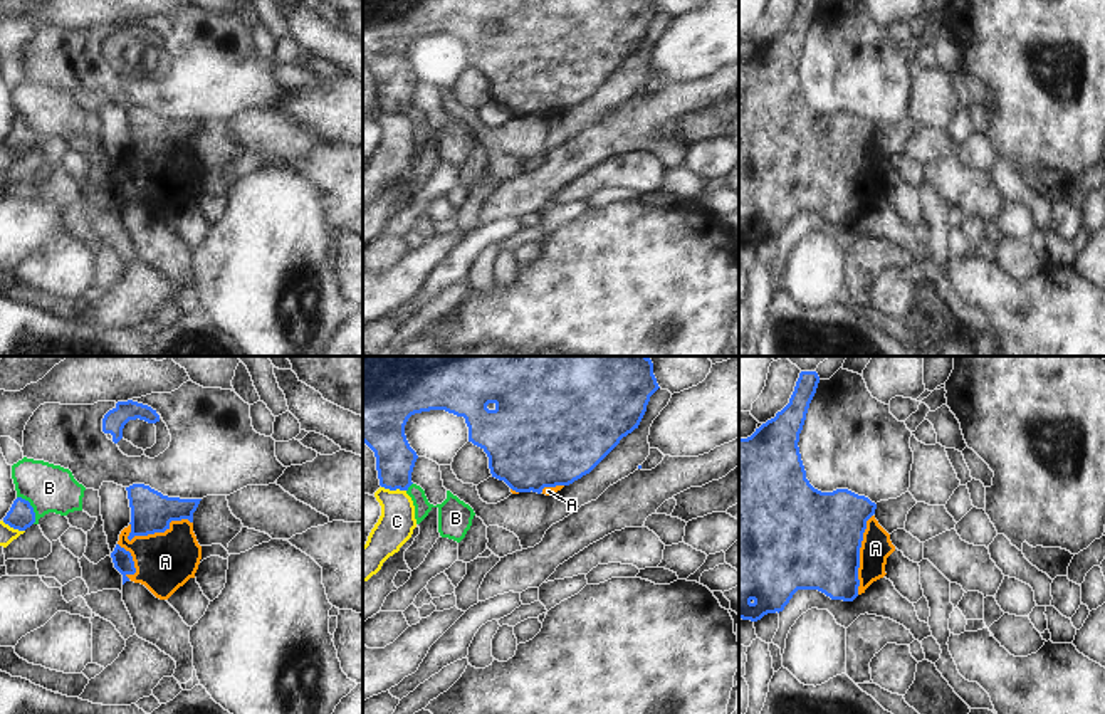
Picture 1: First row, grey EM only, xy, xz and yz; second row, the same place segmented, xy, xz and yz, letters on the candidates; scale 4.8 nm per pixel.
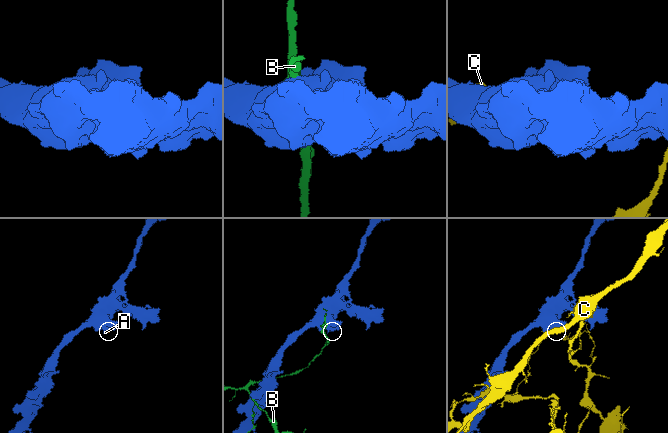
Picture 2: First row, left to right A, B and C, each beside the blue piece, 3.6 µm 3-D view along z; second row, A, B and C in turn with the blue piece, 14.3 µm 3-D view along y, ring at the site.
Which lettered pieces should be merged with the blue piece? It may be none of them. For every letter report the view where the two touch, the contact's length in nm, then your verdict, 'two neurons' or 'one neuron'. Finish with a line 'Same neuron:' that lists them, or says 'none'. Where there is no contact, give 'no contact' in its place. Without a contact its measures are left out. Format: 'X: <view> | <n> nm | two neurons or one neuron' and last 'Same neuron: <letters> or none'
A: xy | 340 nm | one neuron
B: xy | 160 nm | two neurons
C: xz | 120 nm | two neurons
Same neuron: A

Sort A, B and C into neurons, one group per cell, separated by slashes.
A / B / C

